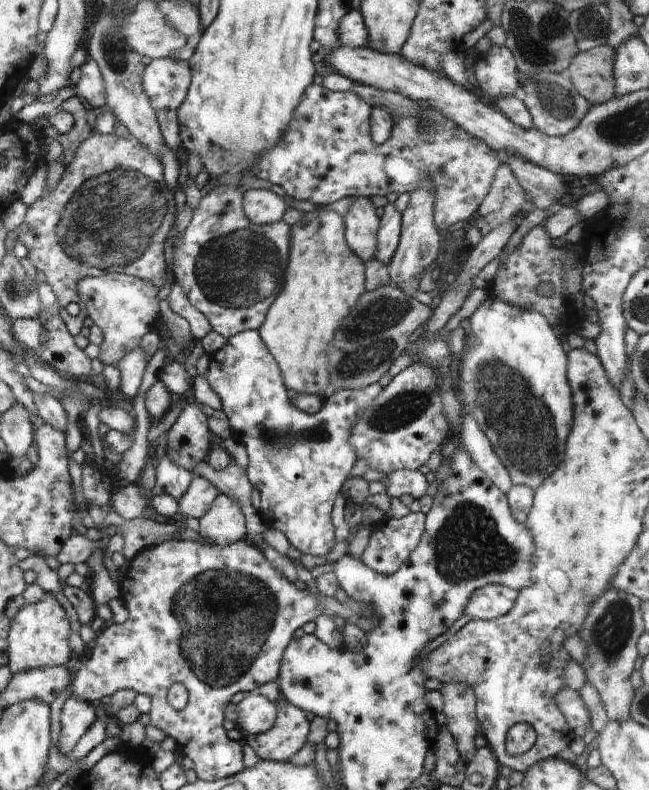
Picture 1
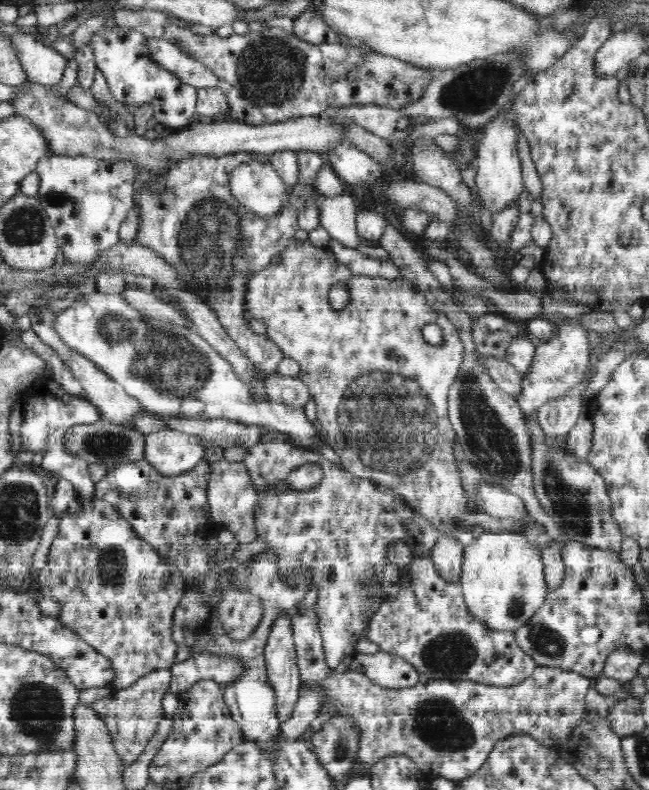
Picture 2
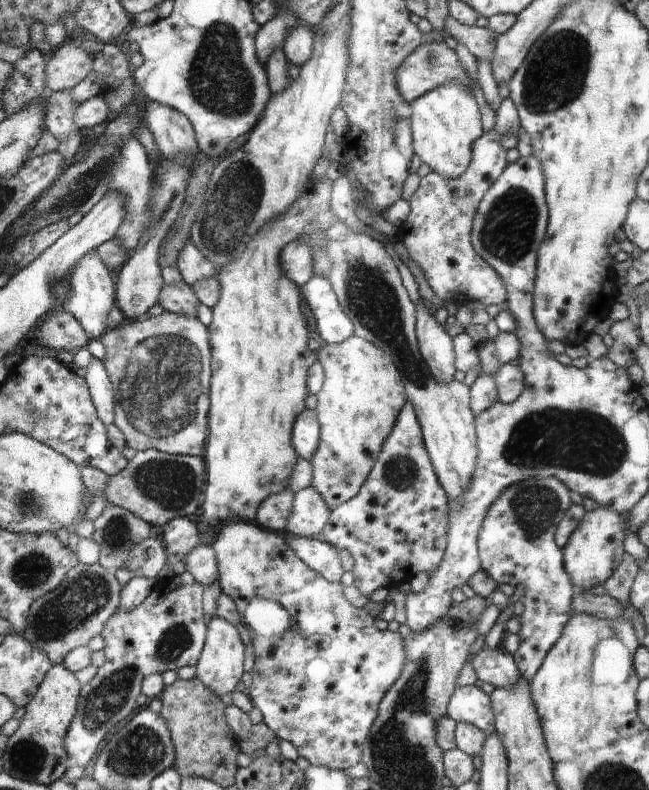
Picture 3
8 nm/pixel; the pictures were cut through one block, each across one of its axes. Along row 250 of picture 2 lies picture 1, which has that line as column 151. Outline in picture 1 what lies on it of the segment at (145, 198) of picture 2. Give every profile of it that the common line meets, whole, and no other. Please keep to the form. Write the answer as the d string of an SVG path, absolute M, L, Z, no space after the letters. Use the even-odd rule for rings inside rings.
M114 133L90 135L79 145L72 163L65 165L56 190L52 194L44 190L38 201L27 207L19 242L28 249L27 256L32 264L46 275L46 282L58 297L60 316L73 337L80 334L87 312L80 305L79 314L71 316L66 306L72 302L81 304L77 284L83 278L97 277L102 272L121 271L149 280L158 290L168 283L165 278L164 243L178 211L174 194L165 183L160 158L153 155L132 133L126 138L119 138Z

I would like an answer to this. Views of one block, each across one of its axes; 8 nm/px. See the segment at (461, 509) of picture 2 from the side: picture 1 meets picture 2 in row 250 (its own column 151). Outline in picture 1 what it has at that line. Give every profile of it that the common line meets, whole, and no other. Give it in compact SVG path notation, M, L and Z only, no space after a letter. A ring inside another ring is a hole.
M102 272L97 277L85 277L78 281L77 289L81 295L81 304L83 305L87 316L90 316L96 326L102 329L103 341L99 345L99 359L102 364L116 366L117 362L135 347L140 345L141 338L150 331L157 331L158 317L161 310L158 306L158 289L155 284L149 280L142 280L124 272Z

